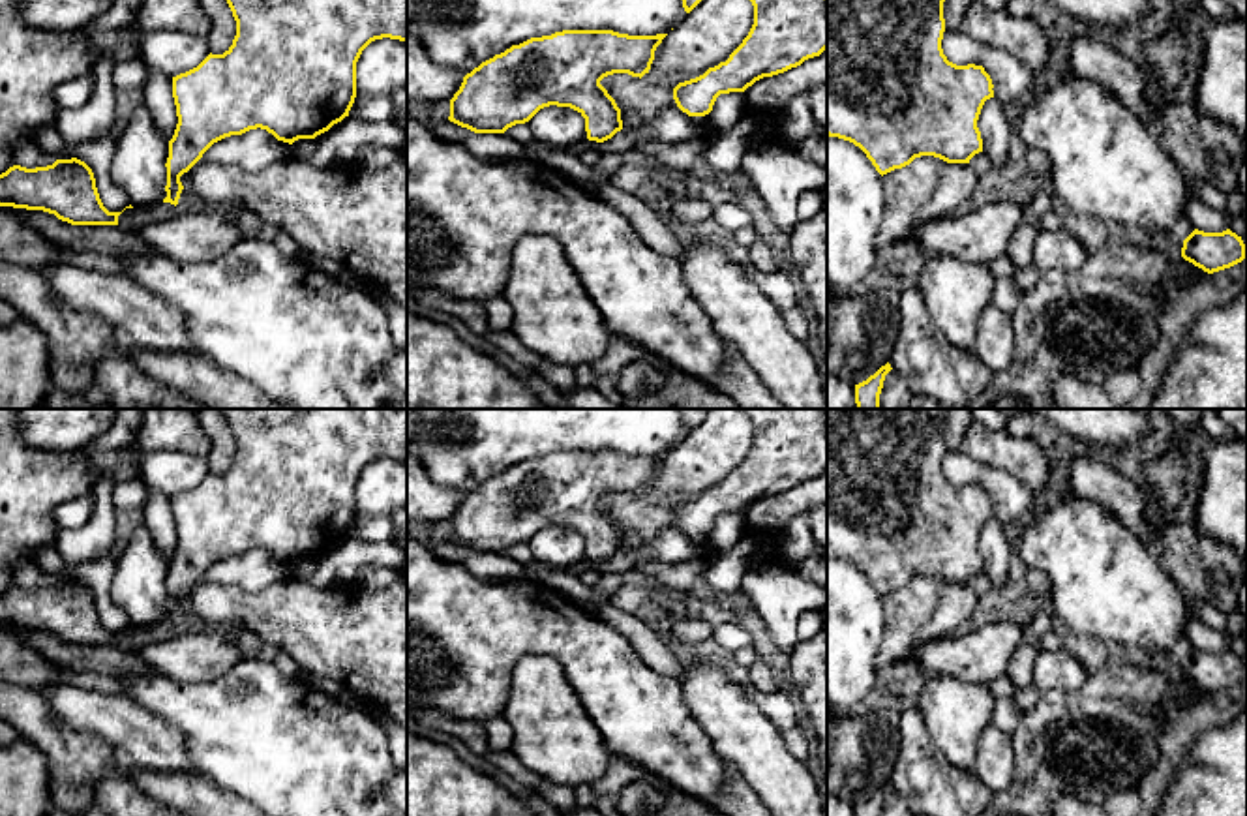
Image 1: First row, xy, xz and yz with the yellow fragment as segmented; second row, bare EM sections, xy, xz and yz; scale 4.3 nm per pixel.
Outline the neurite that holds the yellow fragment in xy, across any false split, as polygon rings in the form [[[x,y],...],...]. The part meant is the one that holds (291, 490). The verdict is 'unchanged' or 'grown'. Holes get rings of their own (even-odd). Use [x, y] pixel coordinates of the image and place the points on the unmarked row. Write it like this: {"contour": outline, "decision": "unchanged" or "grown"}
{"contour": [[[221,409],[236,456],[223,475],[173,497],[178,544],[169,561],[167,617],[178,625],[180,597],[218,561],[266,550],[293,565],[315,559],[349,536],[356,518],[356,482],[375,460],[407,461],[407,409]]], "decision": "unchanged"}

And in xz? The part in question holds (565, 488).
{"contour": [[[563,450],[531,458],[467,493],[448,540],[474,553],[504,553],[544,527],[570,527],[585,538],[587,559],[604,563],[623,550],[623,540],[600,501],[613,493],[641,499],[666,456]]], "decision": "unchanged"}

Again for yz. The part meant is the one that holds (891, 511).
{"contour": [[[827,409],[827,555],[859,567],[881,597],[909,585],[921,576],[934,576],[947,583],[969,583],[975,574],[983,572],[977,540],[984,521],[994,518],[994,505],[983,486],[956,486],[943,475],[945,413],[947,409]]], "decision": "unchanged"}

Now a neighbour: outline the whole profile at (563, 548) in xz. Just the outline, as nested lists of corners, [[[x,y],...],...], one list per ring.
[[[549,525],[529,540],[533,559],[568,570],[587,559],[585,538],[570,527]]]

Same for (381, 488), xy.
[[[371,461],[356,482],[356,514],[390,516],[401,506],[407,506],[407,461]]]

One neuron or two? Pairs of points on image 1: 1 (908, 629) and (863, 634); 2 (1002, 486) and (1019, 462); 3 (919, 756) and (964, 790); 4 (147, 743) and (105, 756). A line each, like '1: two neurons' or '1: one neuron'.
1: two neurons
2: two neurons
3: one neuron
4: two neurons

